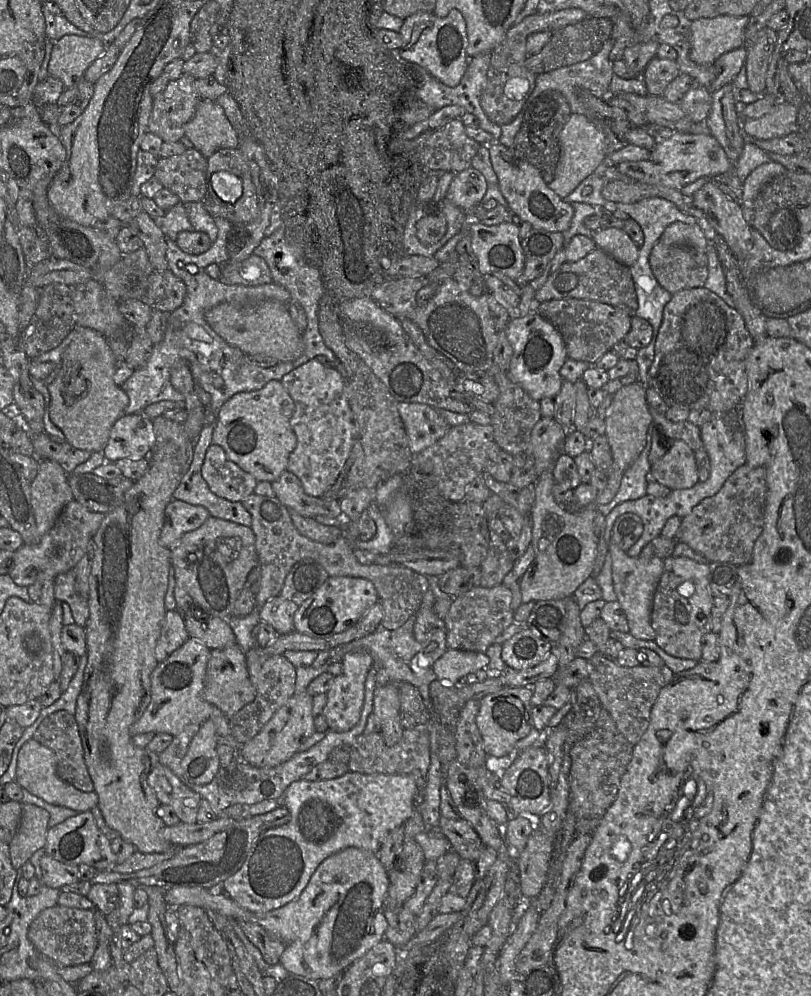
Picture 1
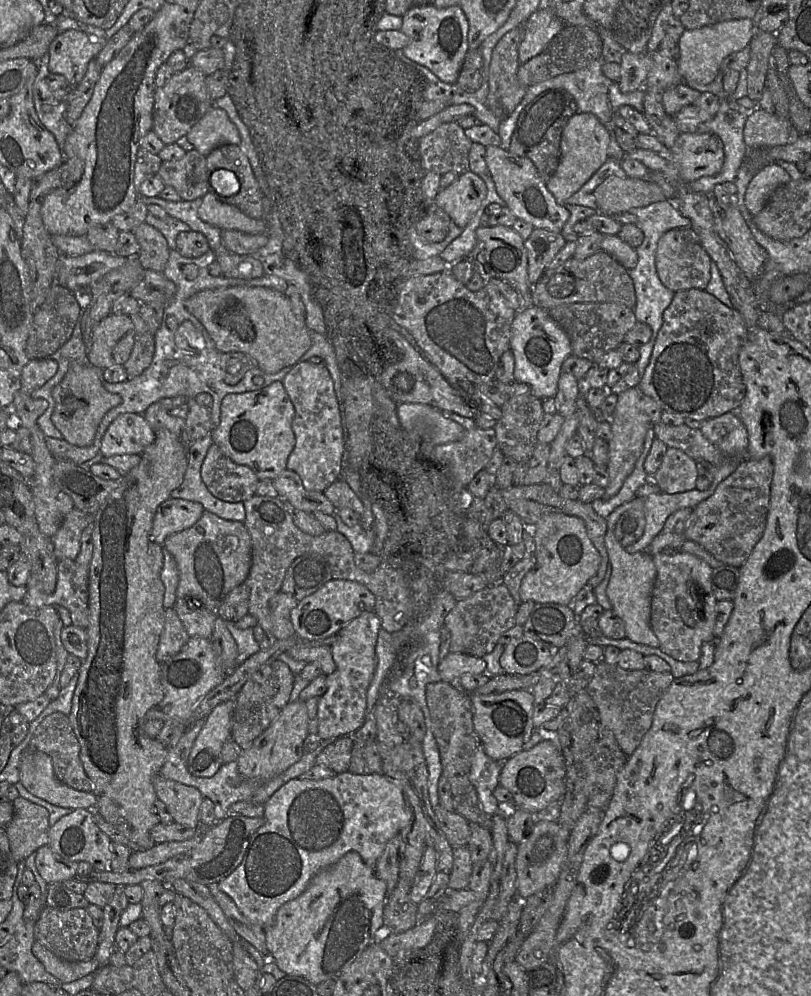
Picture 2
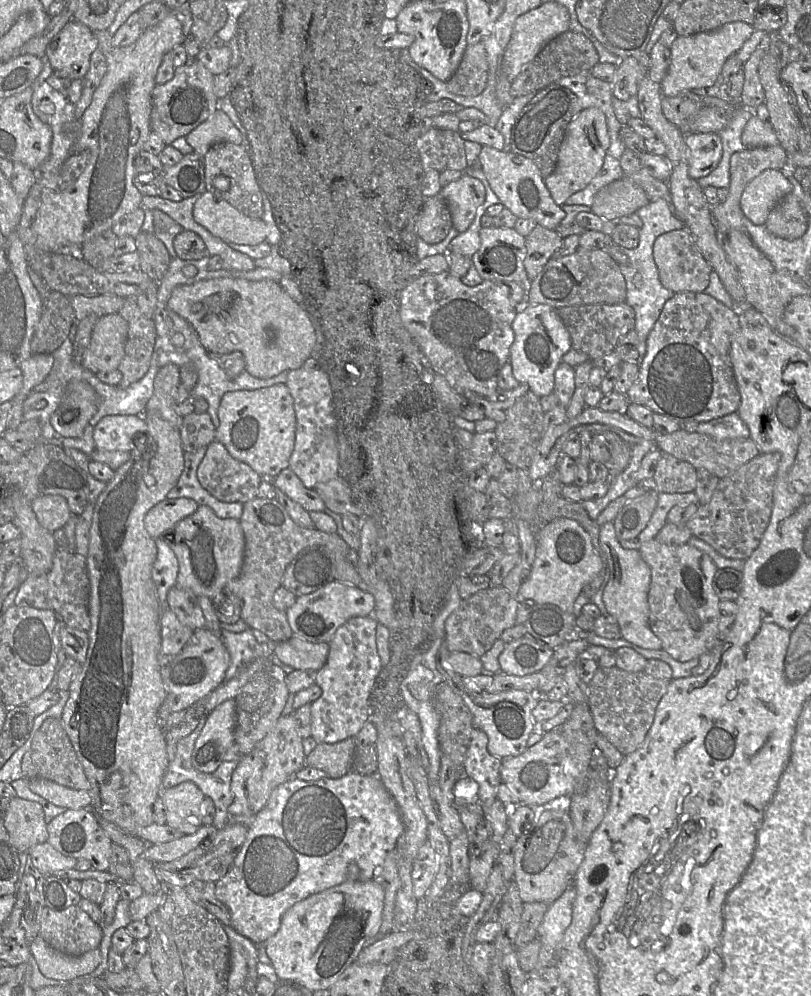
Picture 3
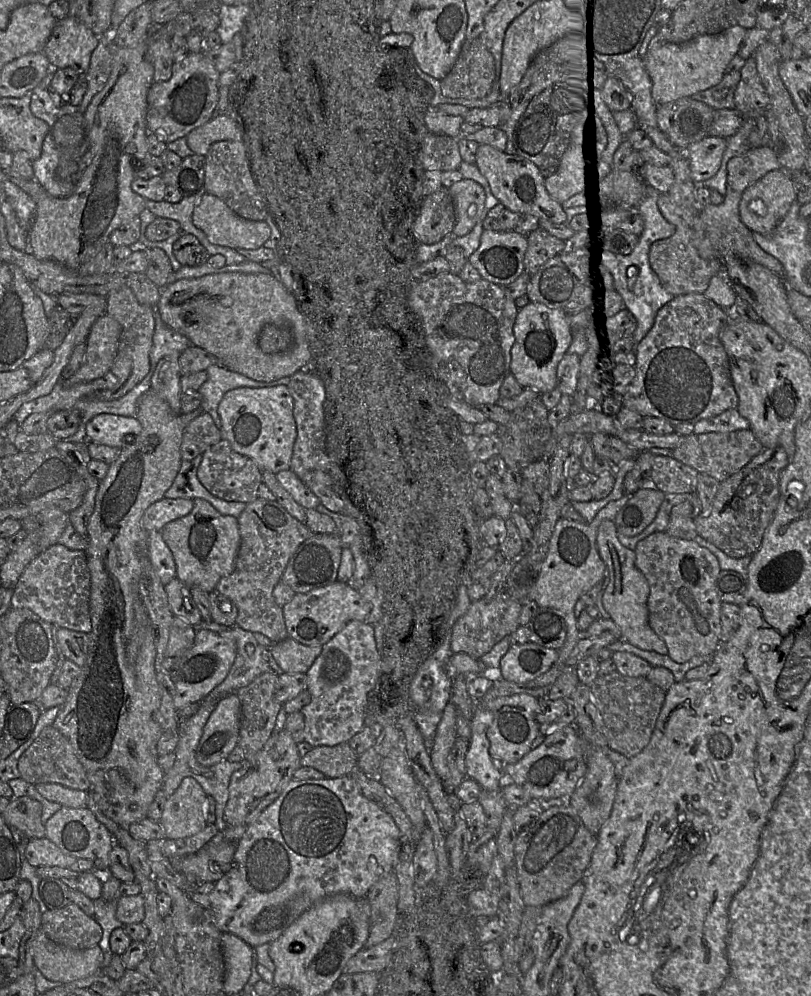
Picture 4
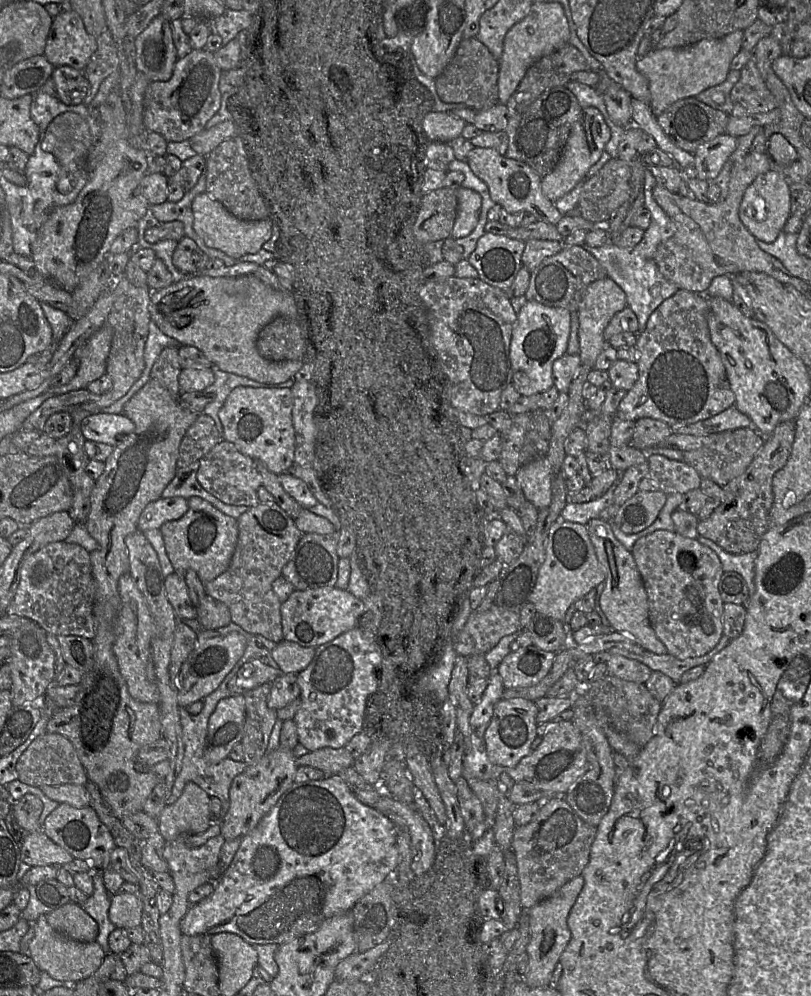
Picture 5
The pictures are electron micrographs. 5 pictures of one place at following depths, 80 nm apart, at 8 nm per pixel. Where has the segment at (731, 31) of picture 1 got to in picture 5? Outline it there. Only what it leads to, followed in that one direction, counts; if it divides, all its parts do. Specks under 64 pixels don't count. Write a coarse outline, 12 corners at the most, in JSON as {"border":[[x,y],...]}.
{"border":[[743,30],[651,49],[636,68],[652,112],[721,84]]}

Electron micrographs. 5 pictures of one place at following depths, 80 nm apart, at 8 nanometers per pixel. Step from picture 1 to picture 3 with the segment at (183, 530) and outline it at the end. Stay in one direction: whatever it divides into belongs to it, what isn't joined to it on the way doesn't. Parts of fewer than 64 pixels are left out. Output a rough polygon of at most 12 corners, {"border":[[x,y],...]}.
{"border":[[166,498],[147,512],[145,529],[157,539],[199,504]]}

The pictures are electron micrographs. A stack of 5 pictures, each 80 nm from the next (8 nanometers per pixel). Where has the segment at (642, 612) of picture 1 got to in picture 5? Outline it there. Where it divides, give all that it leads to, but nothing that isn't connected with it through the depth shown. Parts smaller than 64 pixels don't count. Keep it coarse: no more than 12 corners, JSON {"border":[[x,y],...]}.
{"border":[[611,522],[586,524],[605,573],[601,608],[647,651],[667,648],[650,624],[632,552]]}

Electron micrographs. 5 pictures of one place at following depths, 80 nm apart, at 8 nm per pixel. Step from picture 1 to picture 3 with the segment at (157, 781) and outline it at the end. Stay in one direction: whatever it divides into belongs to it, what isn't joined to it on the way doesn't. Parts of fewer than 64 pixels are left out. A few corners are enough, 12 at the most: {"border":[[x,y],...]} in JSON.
{"border":[[191,781],[161,787],[166,825],[184,835],[202,824],[204,794]]}

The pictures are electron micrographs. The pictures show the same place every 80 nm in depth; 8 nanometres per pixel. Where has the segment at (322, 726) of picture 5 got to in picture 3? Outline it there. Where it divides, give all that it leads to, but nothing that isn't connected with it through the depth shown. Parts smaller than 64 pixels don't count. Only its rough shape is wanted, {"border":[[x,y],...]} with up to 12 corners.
{"border":[[354,617],[329,641],[310,705],[311,737],[353,738],[371,719],[382,666],[377,620]]}

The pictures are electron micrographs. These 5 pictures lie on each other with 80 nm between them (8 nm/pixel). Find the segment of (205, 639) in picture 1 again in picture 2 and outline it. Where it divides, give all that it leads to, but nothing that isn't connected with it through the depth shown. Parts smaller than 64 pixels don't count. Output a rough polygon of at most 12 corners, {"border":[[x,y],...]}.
{"border":[[178,598],[173,609],[190,637],[211,639],[217,615],[196,598]]}

